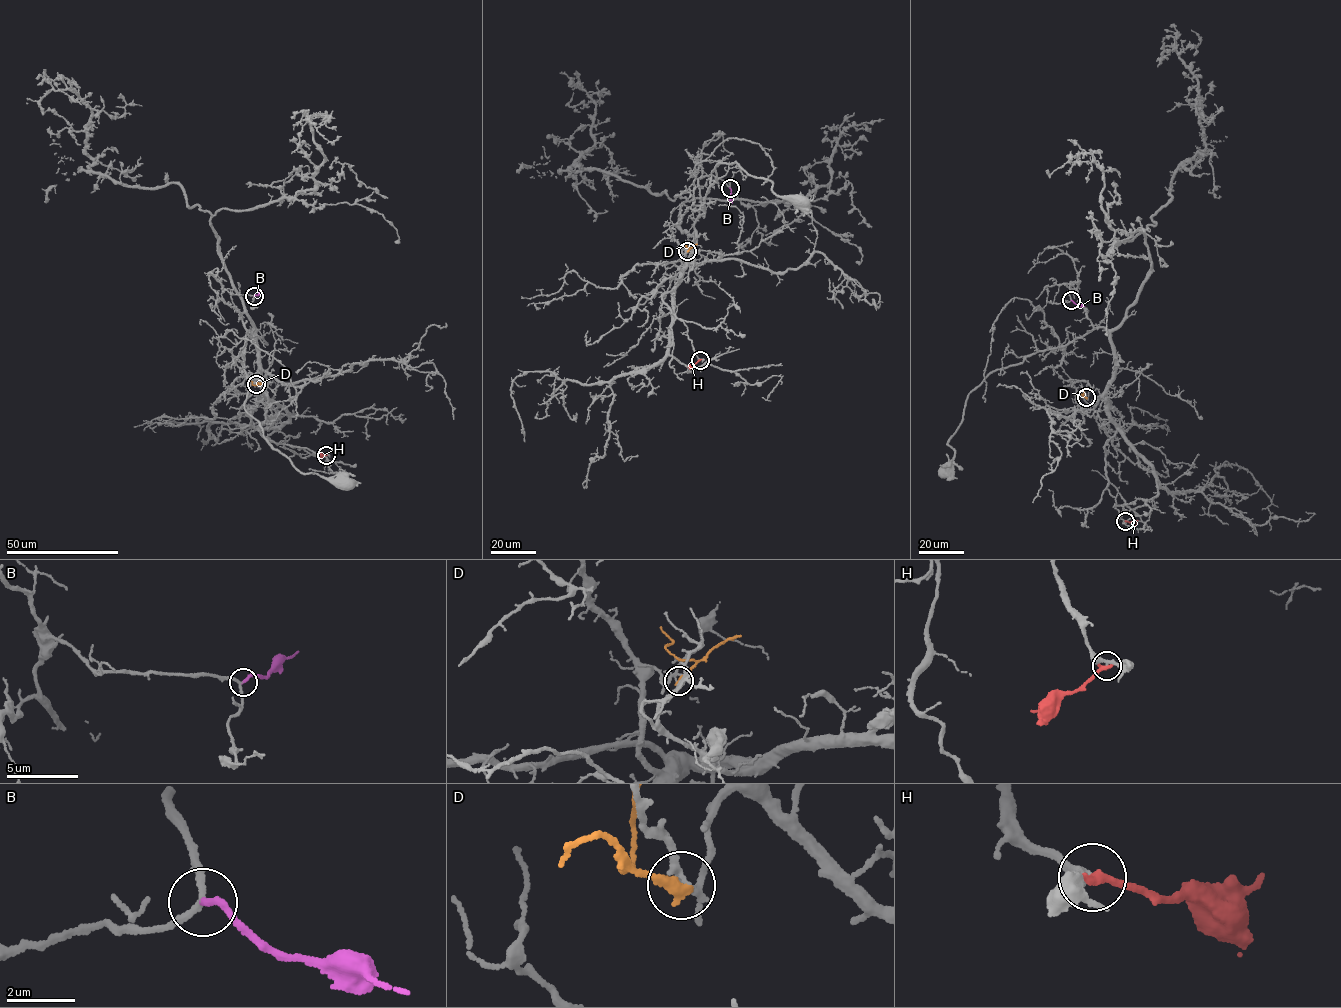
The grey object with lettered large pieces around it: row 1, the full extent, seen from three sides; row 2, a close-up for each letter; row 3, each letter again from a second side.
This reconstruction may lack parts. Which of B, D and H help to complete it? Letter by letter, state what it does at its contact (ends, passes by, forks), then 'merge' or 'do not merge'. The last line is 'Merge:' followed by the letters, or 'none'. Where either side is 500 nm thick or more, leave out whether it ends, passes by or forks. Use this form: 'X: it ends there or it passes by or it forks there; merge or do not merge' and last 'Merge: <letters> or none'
B: it ends there; merge
D: it ends there; do not merge
H: it ends there; do not merge
Merge: B

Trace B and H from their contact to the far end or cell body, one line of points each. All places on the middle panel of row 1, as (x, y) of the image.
B: (730, 188), (732, 203)
H: (700, 360), (688, 366)

